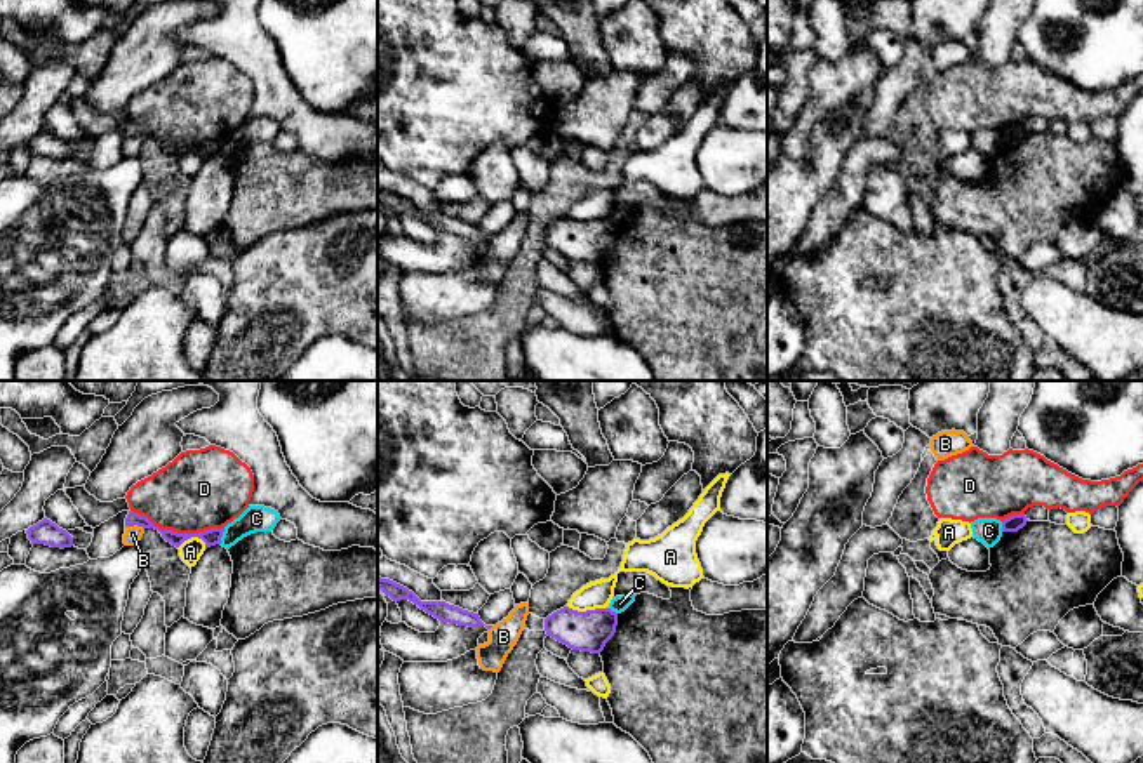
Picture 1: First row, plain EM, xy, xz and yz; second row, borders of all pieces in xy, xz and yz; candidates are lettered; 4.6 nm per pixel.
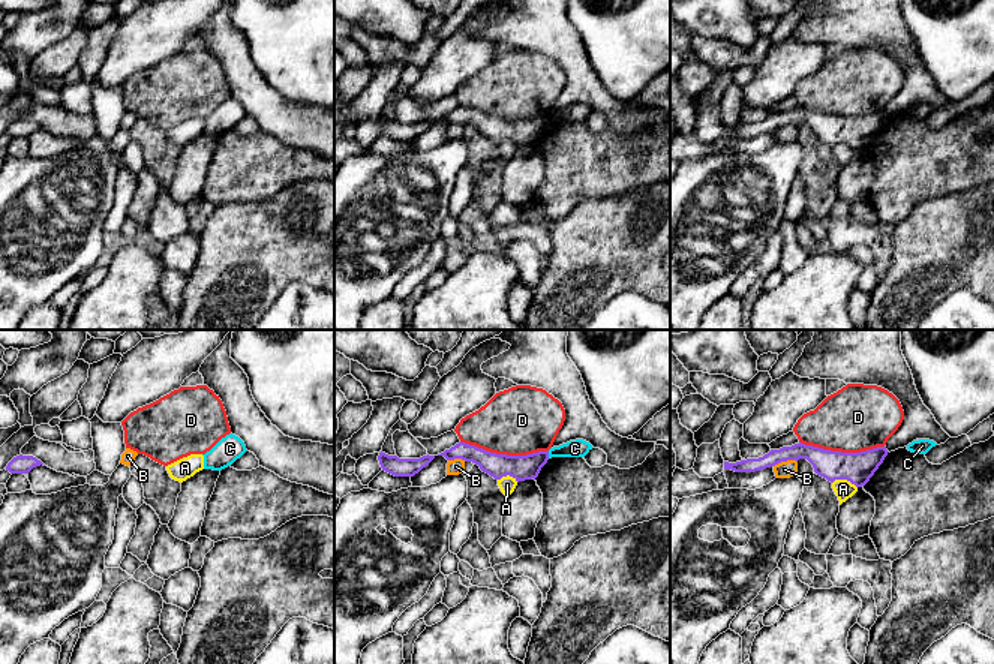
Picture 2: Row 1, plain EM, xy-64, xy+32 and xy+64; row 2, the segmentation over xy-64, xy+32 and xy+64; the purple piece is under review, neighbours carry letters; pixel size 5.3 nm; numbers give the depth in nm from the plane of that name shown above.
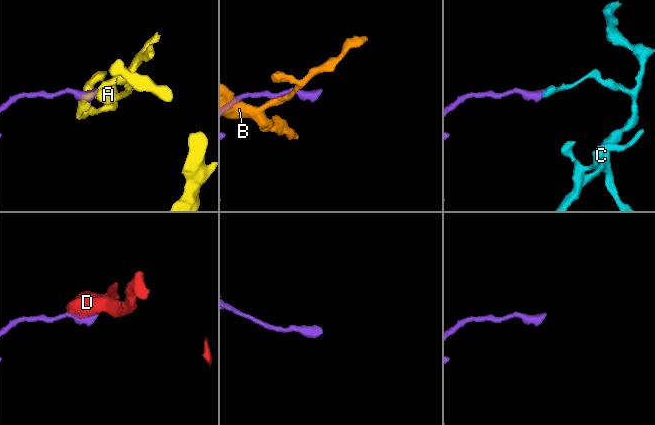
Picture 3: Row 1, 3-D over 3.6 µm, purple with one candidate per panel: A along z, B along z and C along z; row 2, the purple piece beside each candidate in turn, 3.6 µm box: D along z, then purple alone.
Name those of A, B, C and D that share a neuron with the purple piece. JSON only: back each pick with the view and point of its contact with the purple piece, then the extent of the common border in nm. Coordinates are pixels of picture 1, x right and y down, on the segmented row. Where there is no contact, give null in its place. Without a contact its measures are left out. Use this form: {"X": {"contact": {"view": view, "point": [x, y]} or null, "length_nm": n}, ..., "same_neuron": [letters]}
{"same_neuron": []}

